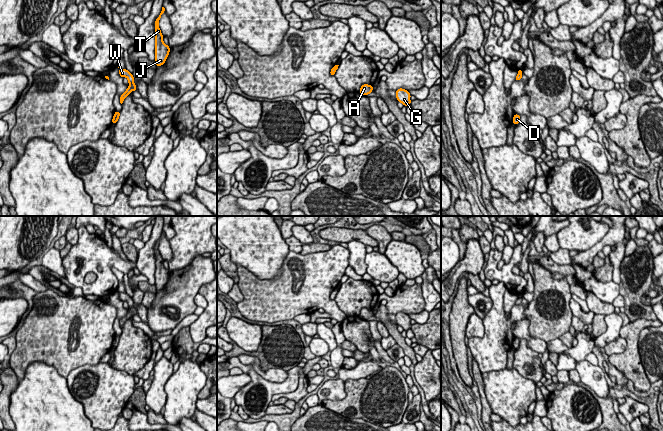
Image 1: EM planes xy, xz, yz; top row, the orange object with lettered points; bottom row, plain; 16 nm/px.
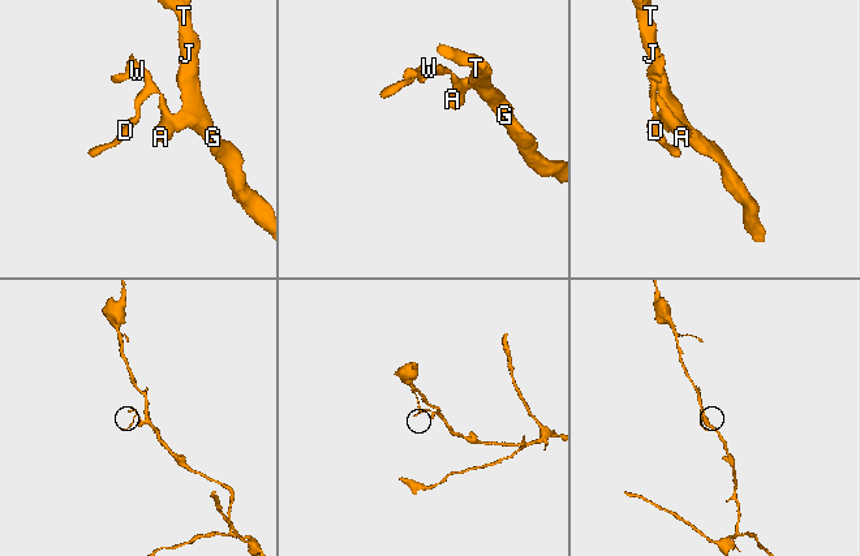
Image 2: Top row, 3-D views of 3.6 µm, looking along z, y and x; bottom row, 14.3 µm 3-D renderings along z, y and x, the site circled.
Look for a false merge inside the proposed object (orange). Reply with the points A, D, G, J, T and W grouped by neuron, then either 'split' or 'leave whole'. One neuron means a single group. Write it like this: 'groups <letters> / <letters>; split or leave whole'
groups A D G J T W; leave whole

